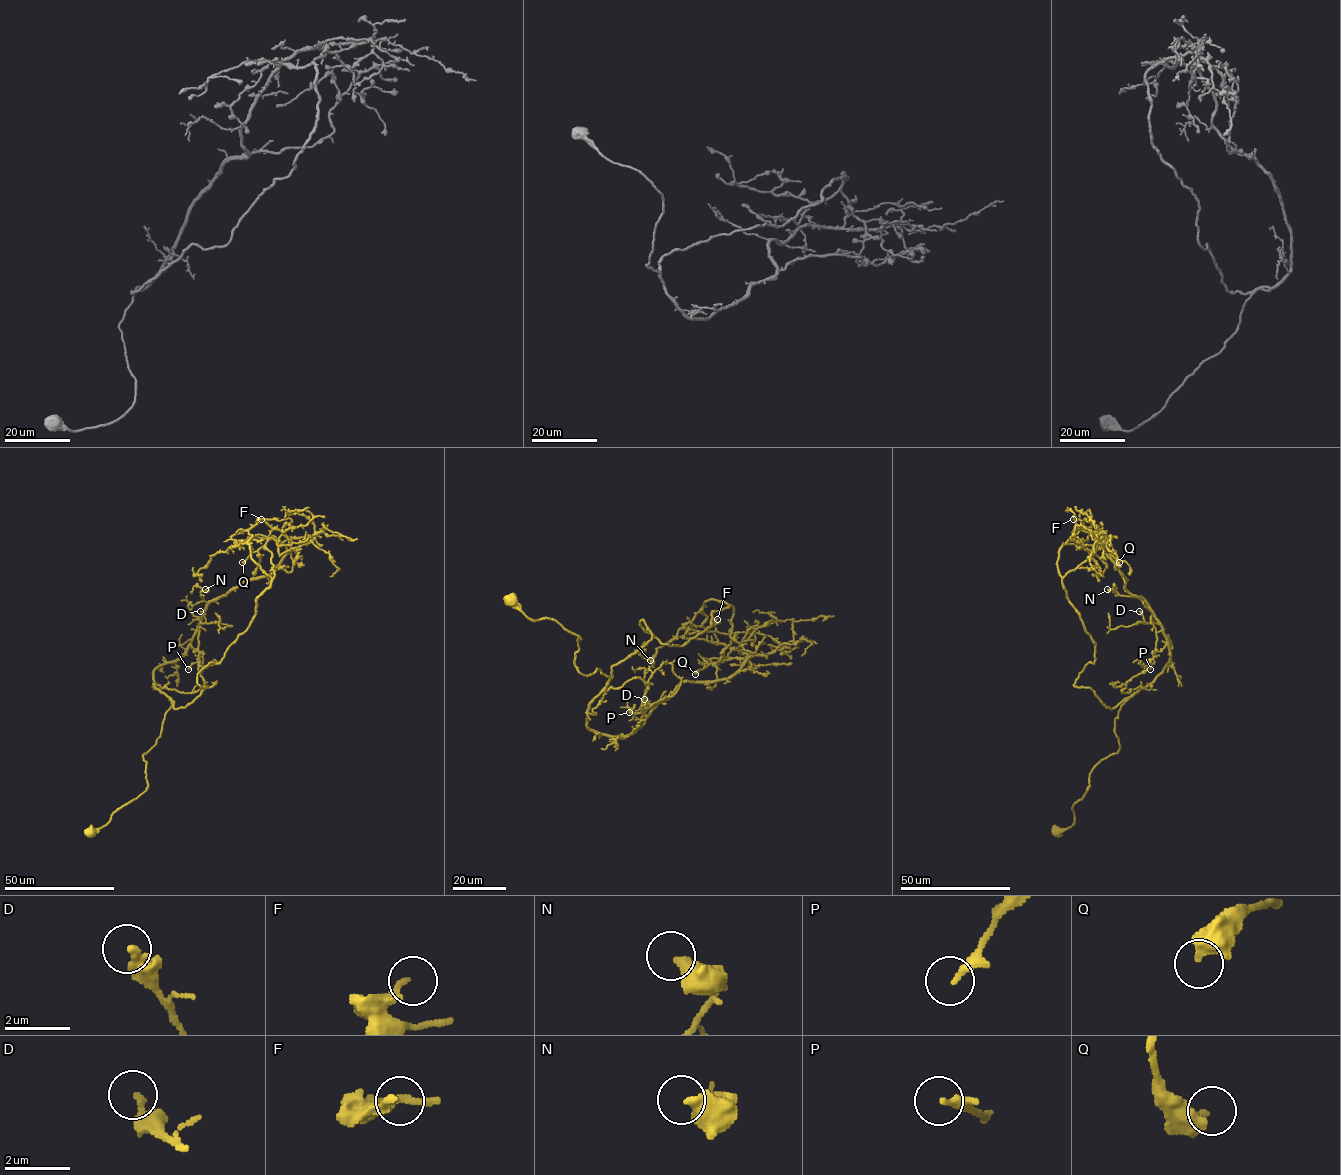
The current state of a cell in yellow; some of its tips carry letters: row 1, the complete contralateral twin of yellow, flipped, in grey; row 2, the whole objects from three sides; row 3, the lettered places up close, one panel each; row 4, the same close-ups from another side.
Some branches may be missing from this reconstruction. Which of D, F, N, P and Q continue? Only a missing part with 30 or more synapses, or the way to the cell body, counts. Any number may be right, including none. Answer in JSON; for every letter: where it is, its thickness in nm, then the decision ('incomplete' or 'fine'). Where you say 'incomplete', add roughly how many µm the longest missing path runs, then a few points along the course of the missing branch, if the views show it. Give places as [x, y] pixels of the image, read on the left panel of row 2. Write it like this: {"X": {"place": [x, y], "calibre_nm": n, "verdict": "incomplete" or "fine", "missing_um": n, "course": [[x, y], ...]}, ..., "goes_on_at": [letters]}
{"D": {"place": [200, 611], "calibre_nm": 240, "verdict": "fine"}, "F": {"place": [261, 519], "calibre_nm": 170, "verdict": "fine"}, "N": {"place": [205, 589], "calibre_nm": 440, "verdict": "fine"}, "P": {"place": [188, 669], "calibre_nm": 170, "verdict": "fine"}, "Q": {"place": [242, 562], "calibre_nm": 500, "verdict": "fine"}, "goes_on_at": []}

